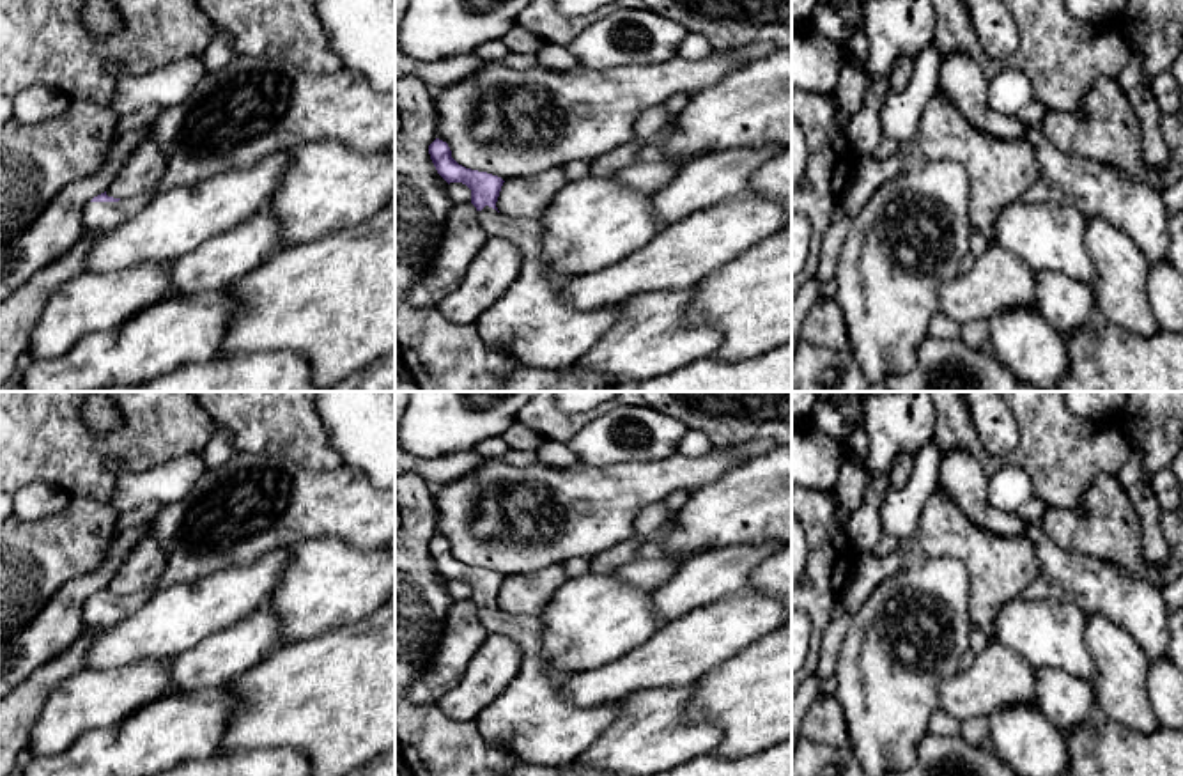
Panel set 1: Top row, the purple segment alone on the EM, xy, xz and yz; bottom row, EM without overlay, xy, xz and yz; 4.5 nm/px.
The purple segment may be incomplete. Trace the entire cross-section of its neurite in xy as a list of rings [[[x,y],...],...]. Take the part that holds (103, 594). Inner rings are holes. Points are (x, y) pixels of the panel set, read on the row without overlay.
[[[236,452],[225,464],[207,469],[179,501],[161,508],[149,533],[158,539],[166,565],[154,588],[113,595],[106,588],[83,604],[87,627],[108,629],[138,609],[156,590],[191,583],[232,565],[248,565],[260,556],[315,537],[336,537],[372,551],[395,539],[395,487],[374,487],[351,466],[313,471],[287,459]]]

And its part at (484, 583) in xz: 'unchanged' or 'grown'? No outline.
grown

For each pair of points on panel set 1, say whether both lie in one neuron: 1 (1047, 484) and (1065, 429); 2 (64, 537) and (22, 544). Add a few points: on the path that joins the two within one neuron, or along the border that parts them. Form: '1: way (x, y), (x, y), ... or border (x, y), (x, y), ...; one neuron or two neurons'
1: way (1061, 470), (1061, 443); one neuron
2: way (54, 544), (32, 544); one neuron

